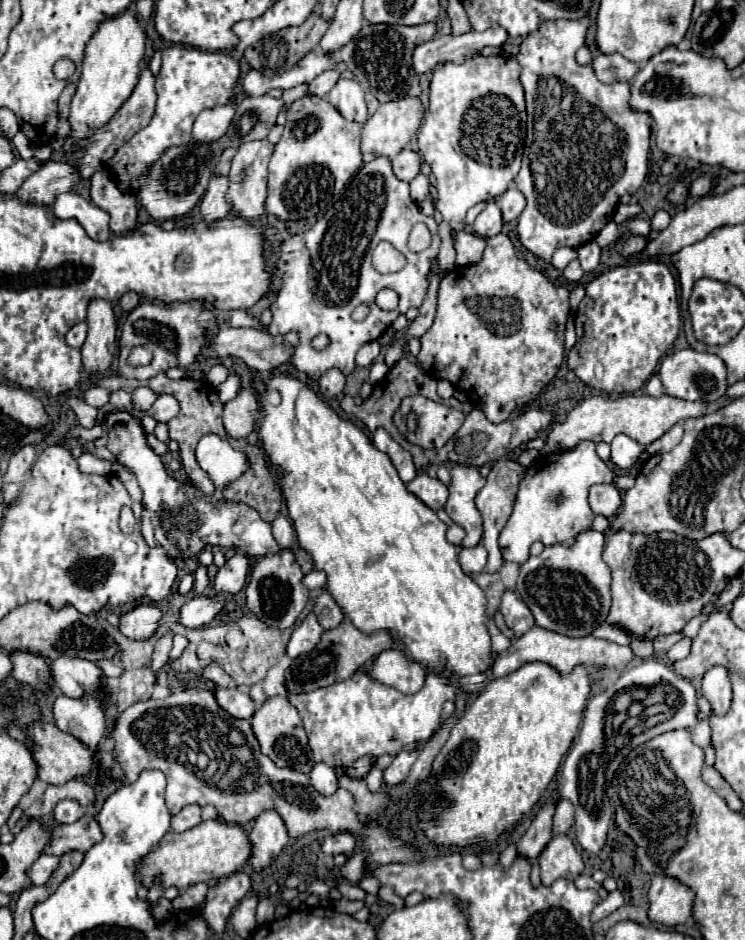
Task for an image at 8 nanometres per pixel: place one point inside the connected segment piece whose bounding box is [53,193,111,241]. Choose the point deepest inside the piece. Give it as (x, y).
(96, 222)

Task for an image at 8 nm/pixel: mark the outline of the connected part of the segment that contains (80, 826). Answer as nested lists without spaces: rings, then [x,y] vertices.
[[[83,815],[81,819],[77,819],[77,823],[59,825],[51,829],[53,829],[53,839],[51,845],[45,849],[45,853],[51,855],[63,855],[65,851],[85,853],[89,851],[89,847],[93,847],[93,843],[99,843],[103,839],[101,827],[97,819],[93,819],[91,815]]]

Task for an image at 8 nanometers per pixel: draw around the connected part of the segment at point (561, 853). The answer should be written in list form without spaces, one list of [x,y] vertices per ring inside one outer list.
[[[559,835],[551,839],[545,851],[539,857],[541,881],[549,887],[555,879],[577,879],[583,873],[583,859],[577,853],[573,841],[567,835]]]

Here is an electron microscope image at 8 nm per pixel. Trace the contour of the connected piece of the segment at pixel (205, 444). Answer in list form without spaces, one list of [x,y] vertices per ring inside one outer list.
[[[205,435],[197,443],[197,461],[201,469],[213,477],[213,475],[243,475],[249,467],[249,453],[241,447],[233,447],[225,439],[217,435]]]

